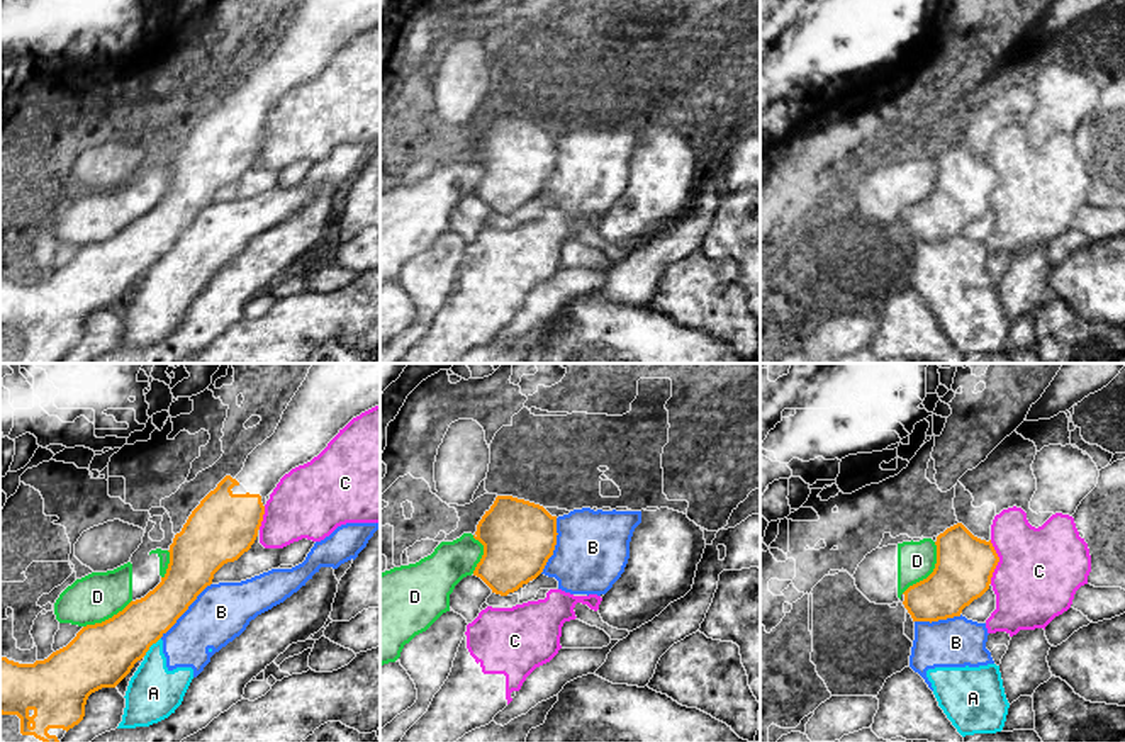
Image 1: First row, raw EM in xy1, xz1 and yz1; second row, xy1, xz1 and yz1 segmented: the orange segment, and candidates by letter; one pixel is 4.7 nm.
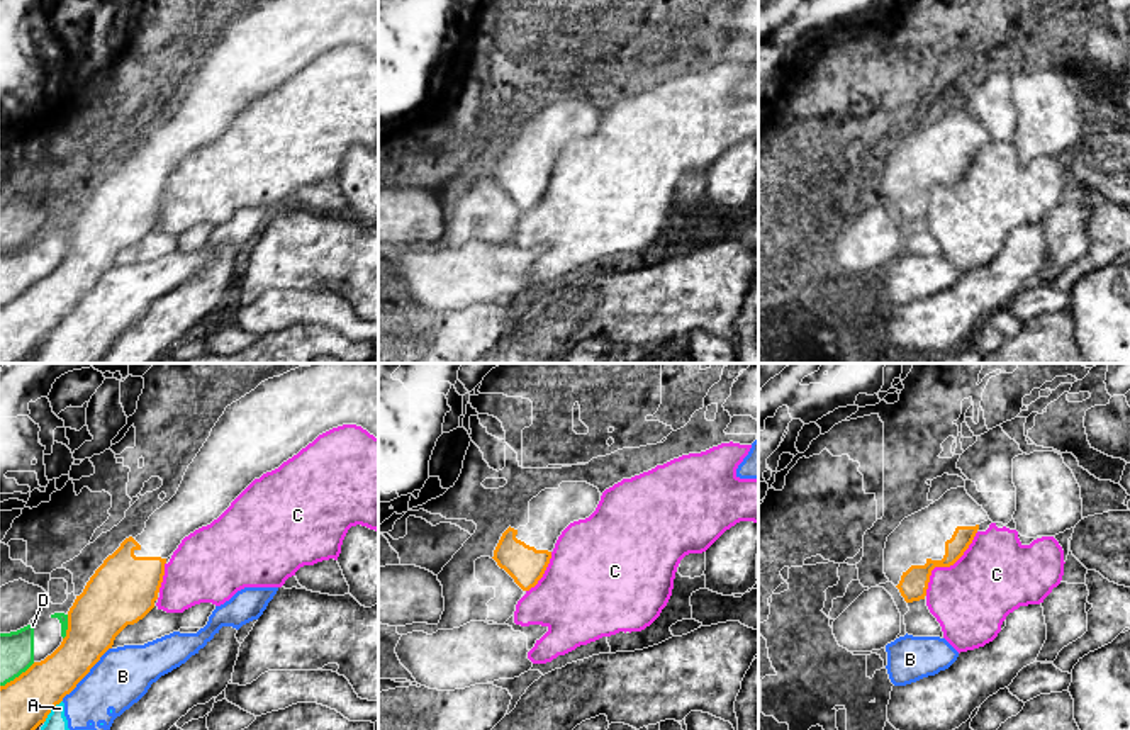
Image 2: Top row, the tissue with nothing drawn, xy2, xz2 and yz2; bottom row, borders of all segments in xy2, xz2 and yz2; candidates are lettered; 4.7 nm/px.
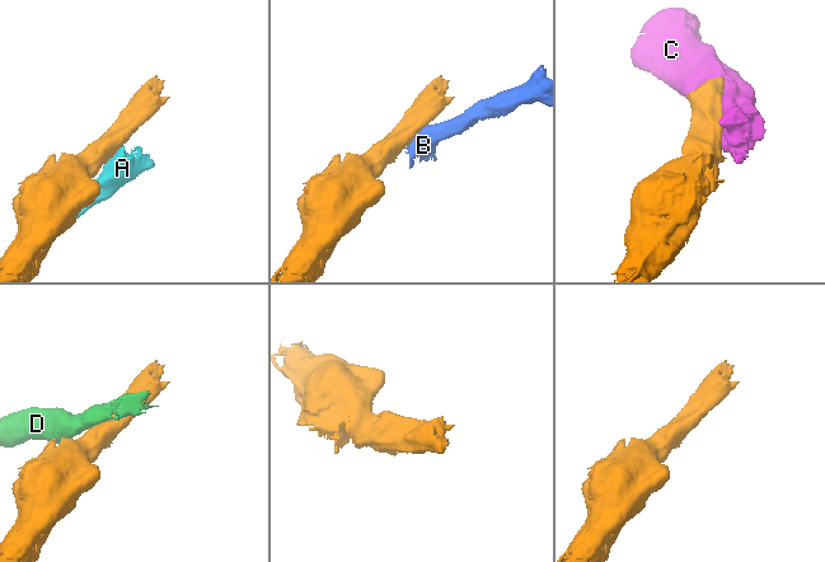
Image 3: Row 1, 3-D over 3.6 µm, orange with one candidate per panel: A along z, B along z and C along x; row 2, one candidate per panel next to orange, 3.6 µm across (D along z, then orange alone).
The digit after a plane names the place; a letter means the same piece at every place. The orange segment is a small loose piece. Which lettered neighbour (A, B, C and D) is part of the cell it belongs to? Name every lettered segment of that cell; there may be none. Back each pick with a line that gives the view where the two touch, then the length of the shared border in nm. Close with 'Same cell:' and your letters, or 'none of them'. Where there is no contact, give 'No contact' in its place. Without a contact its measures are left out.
Same cell: none of them

